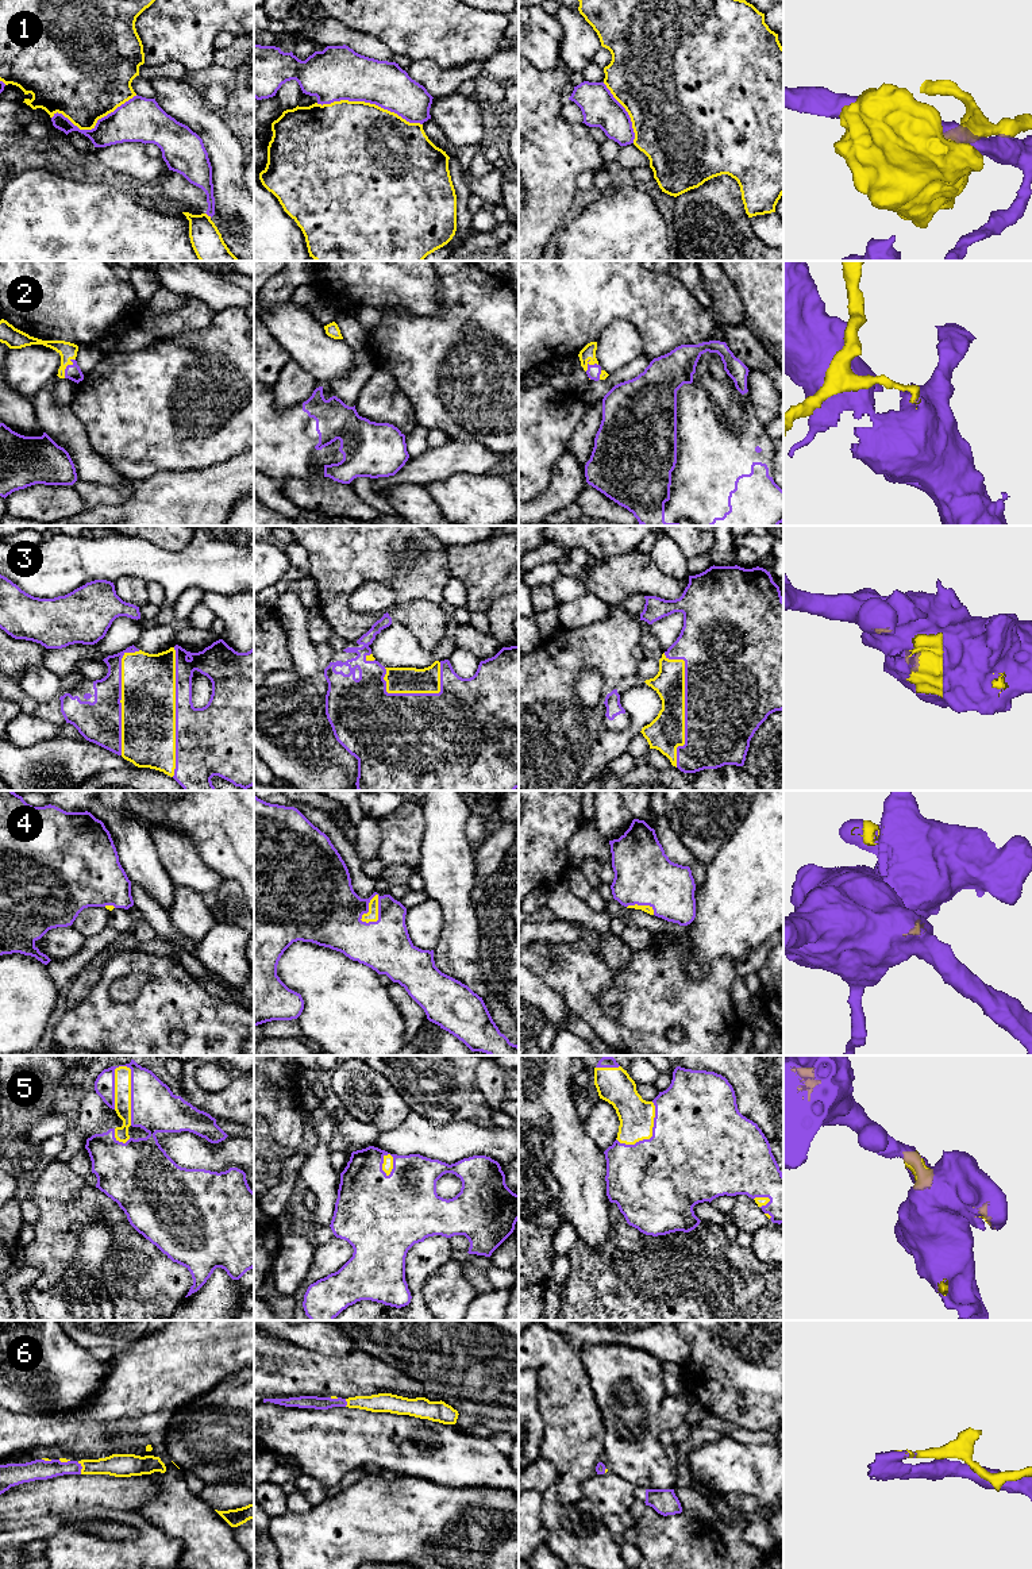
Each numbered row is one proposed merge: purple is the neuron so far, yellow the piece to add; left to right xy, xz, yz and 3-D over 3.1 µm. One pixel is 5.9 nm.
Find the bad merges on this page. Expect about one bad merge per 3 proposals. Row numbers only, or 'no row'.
1, 2, 6

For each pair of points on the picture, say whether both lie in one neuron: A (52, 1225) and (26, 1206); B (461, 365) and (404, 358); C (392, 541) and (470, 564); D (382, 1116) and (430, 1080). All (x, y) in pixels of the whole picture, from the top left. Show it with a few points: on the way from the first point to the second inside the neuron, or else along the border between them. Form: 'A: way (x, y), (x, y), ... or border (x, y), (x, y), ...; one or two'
A: border (30, 1199), (38, 1210), (38, 1218), (33, 1225); two
B: way (447, 365), (434, 358), (418, 358); one
C: border (445, 546), (449, 573), (451, 576); two
D: border (382, 1076), (411, 1110); two

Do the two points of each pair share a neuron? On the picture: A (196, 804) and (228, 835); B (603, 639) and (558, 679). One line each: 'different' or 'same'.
A: same
B: same

